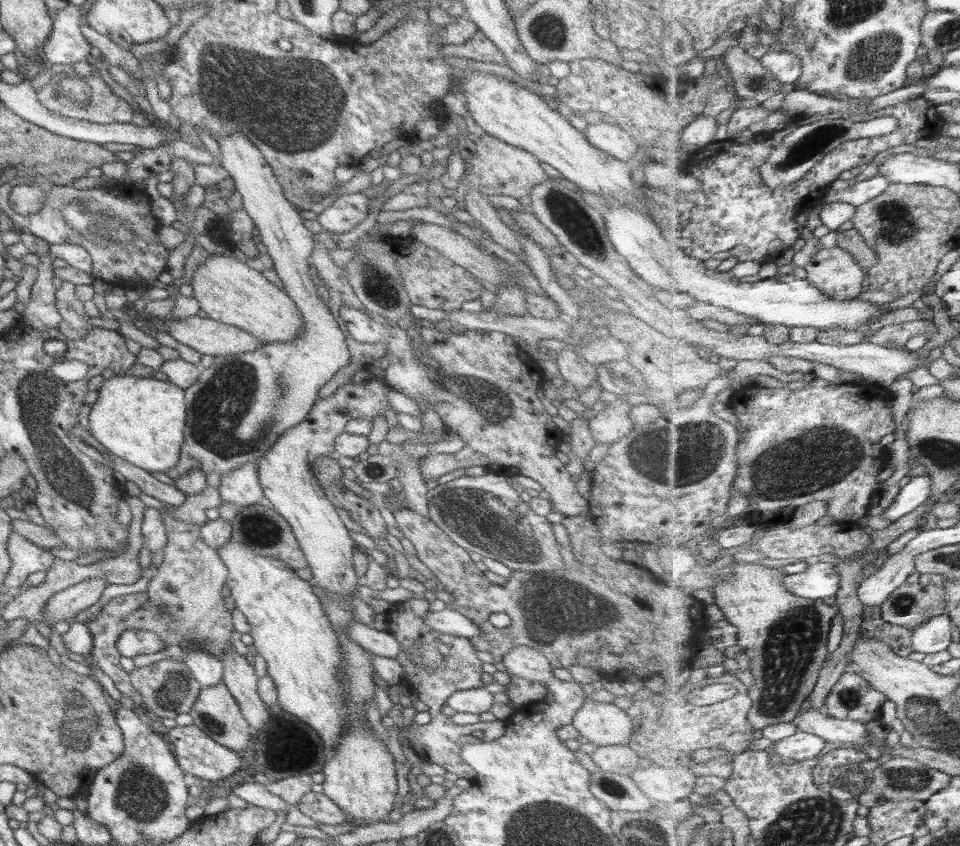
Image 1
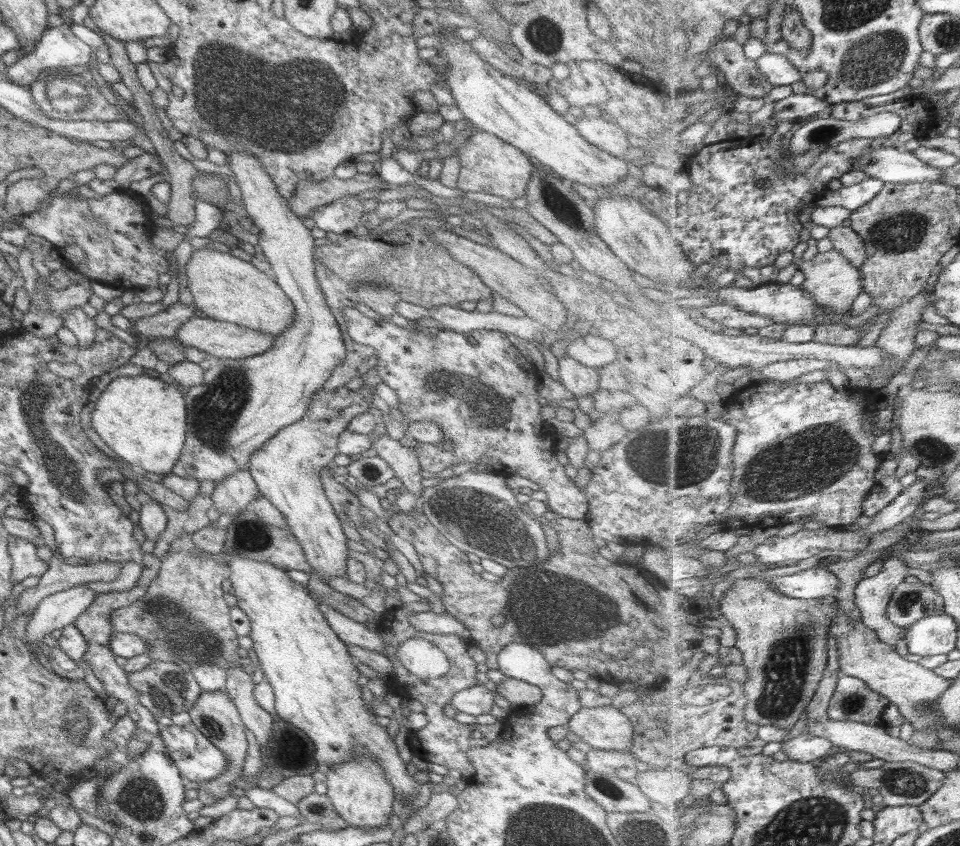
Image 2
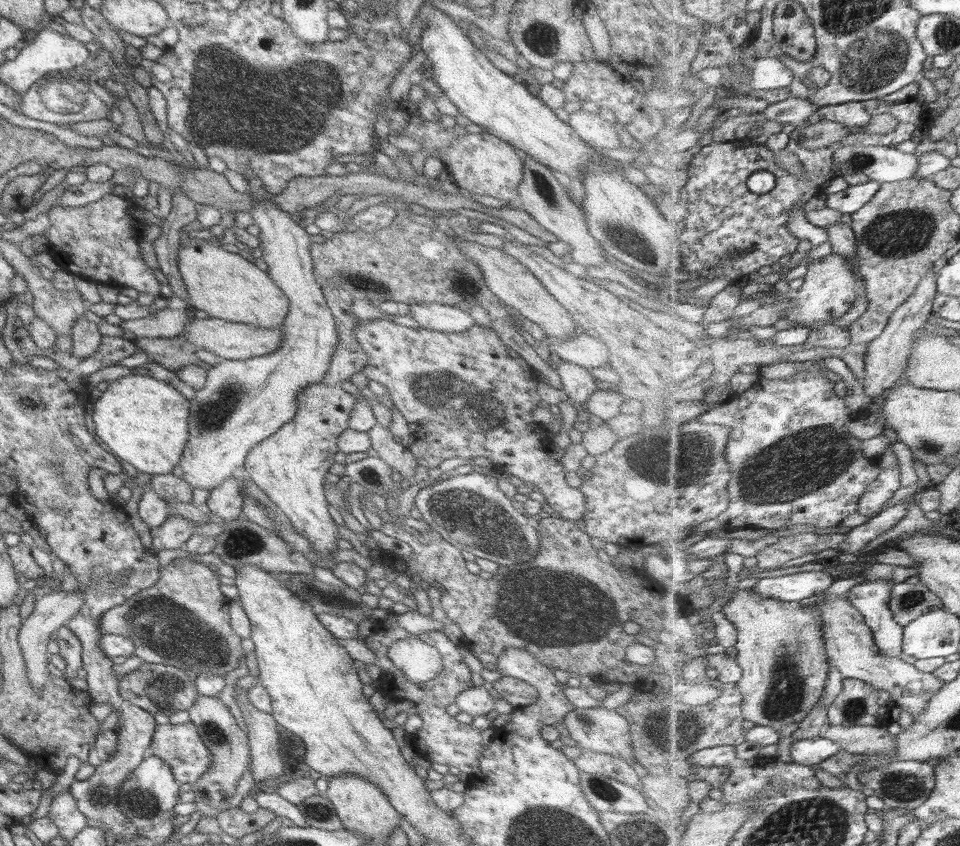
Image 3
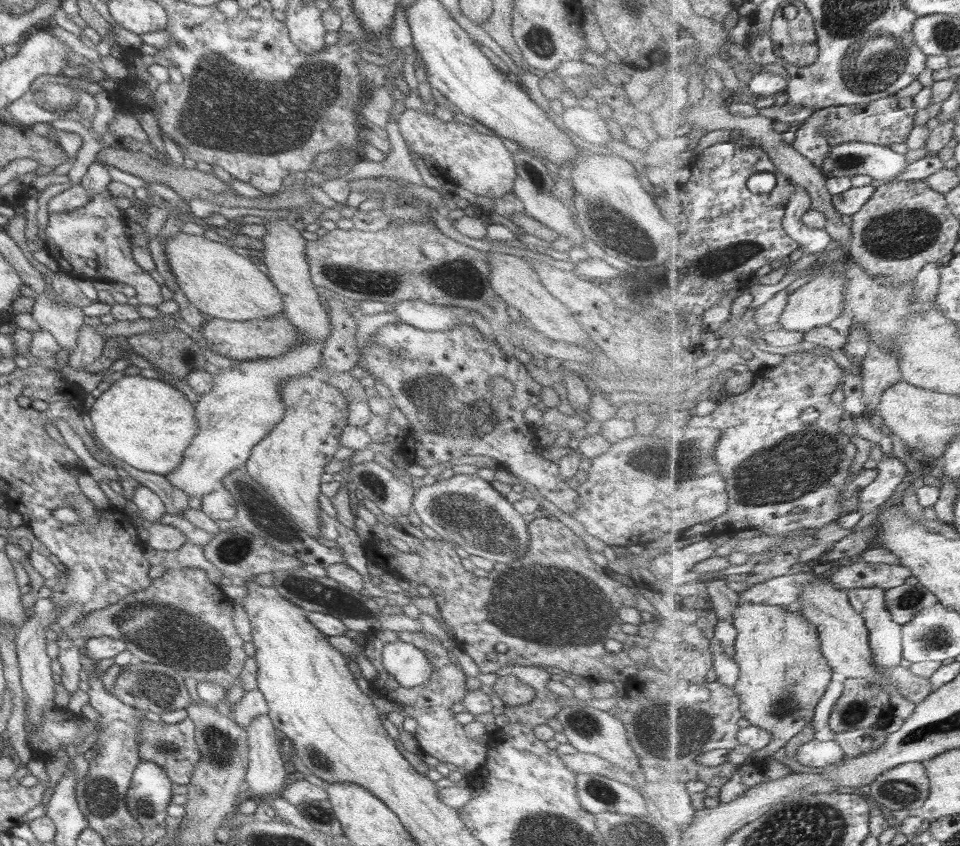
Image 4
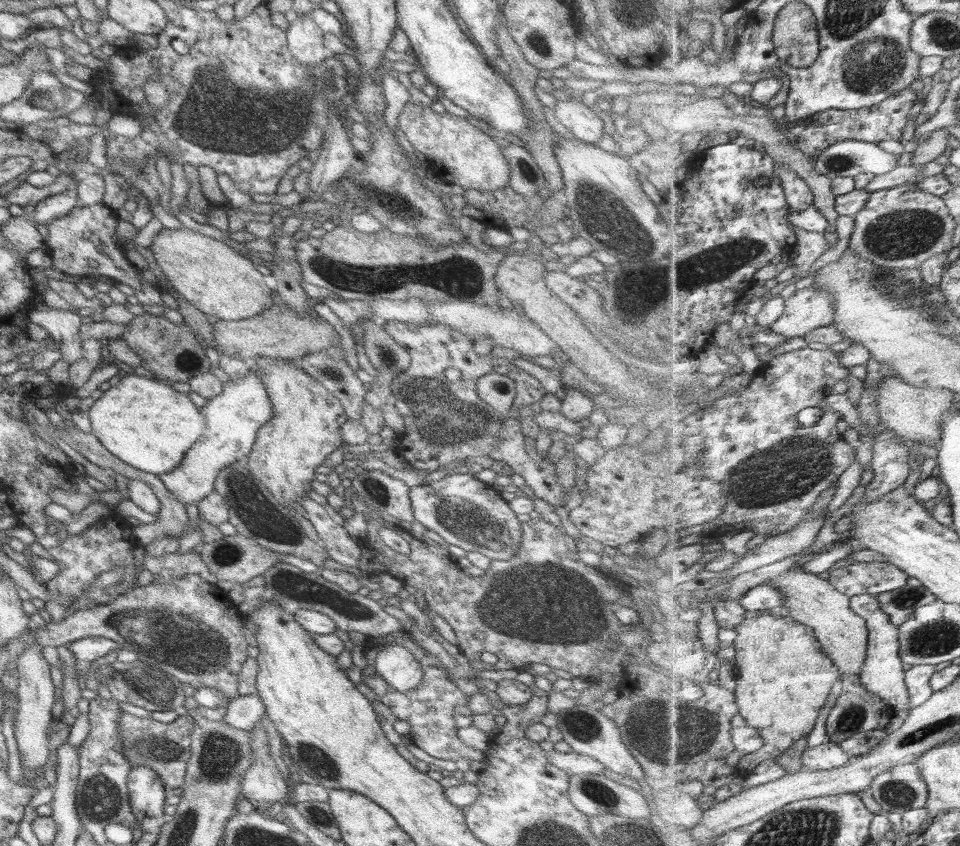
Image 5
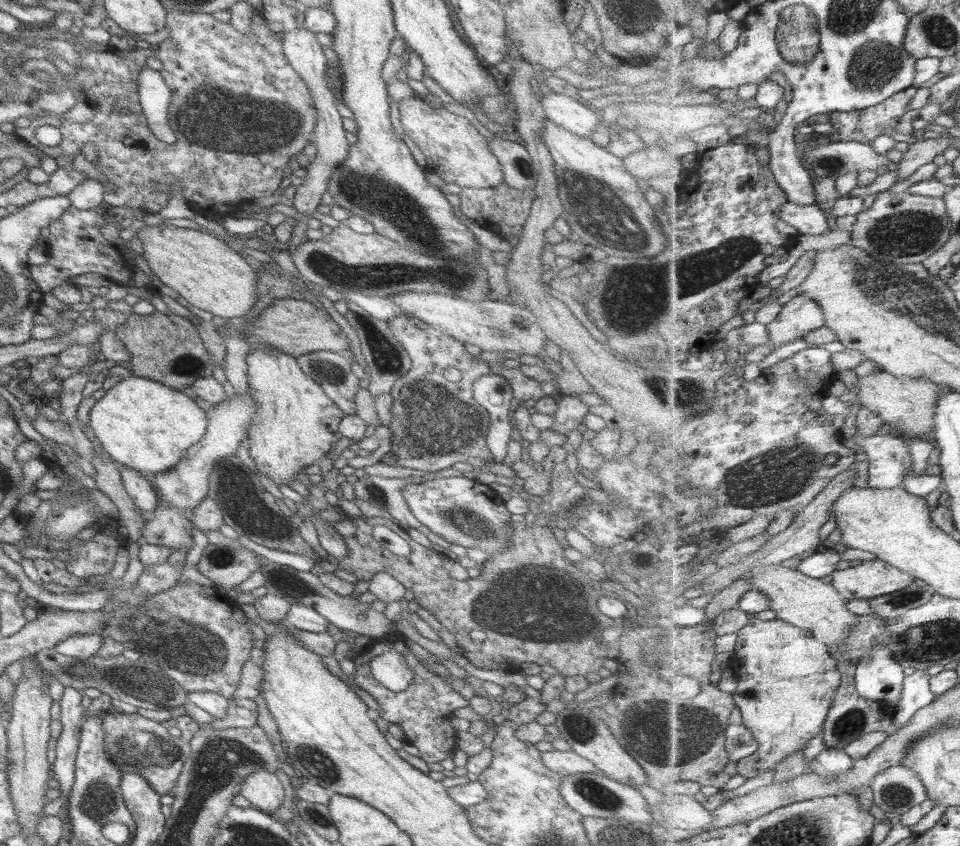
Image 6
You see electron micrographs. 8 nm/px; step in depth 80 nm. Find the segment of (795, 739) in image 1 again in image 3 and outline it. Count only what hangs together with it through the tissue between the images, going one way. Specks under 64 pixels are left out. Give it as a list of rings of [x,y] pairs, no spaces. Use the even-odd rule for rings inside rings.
[[[817,737],[801,740],[791,745],[791,754],[796,763],[811,766],[835,756],[843,746],[833,740]]]

